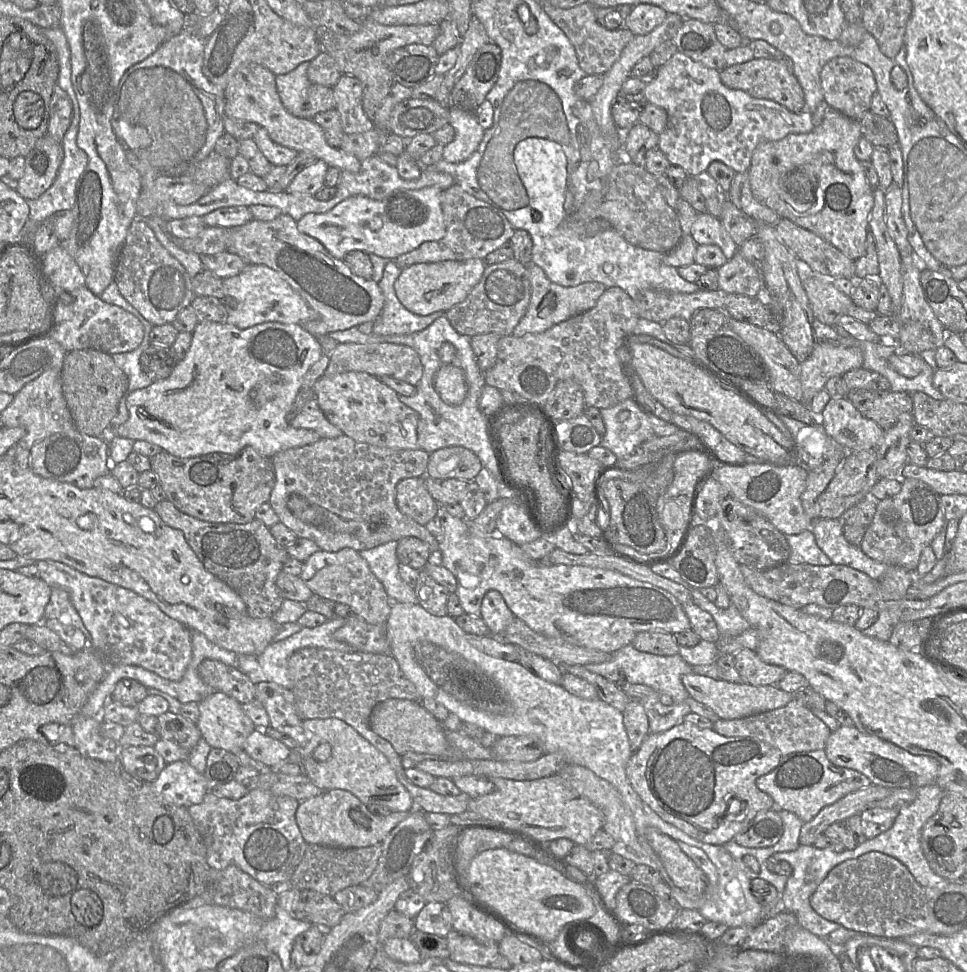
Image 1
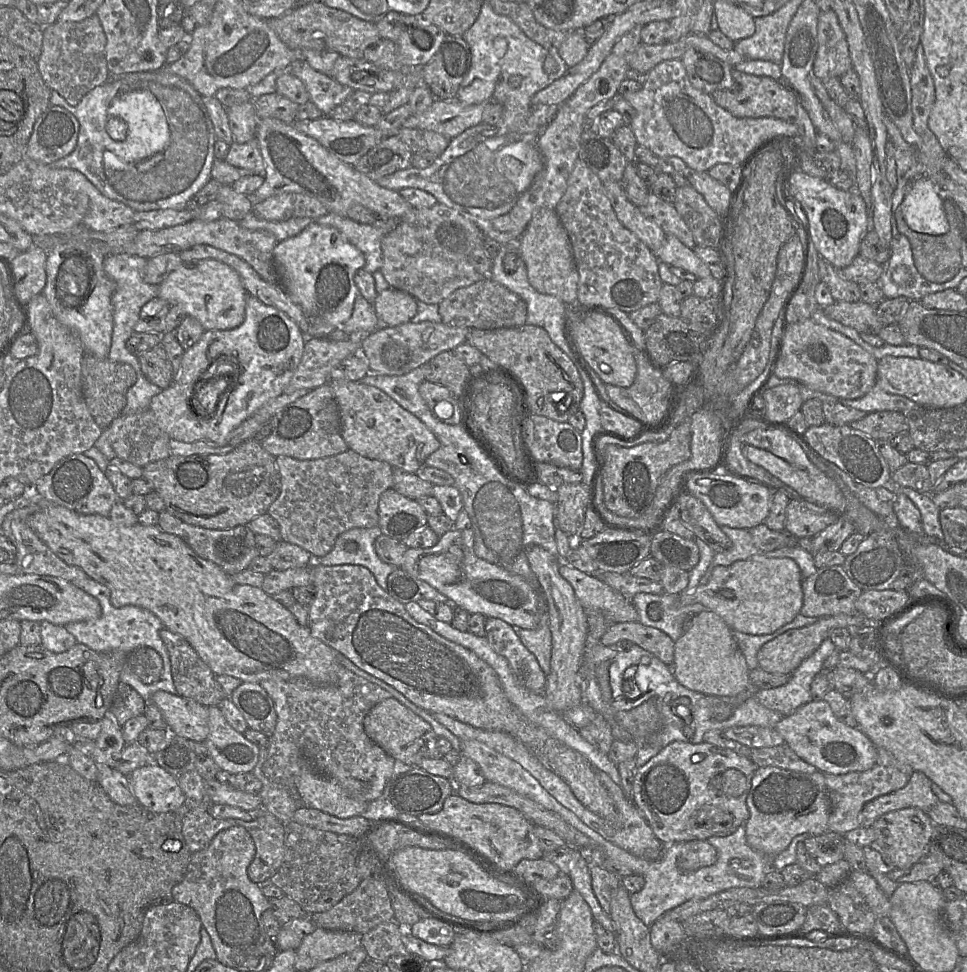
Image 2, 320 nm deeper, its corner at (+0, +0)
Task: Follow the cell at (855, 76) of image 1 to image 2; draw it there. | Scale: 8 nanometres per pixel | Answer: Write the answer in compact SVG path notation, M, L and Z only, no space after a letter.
M833 10L821 11L817 25L818 51L813 64L813 74L820 80L840 78L852 68L845 34Z

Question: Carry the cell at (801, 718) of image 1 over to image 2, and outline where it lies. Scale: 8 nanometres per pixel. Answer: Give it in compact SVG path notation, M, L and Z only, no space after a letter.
M786 743L773 747L751 748L750 758L757 768L775 766L803 773L812 773L817 770L801 759Z

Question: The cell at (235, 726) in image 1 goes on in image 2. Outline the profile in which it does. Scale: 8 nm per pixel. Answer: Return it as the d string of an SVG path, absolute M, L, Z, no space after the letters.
M165 691L154 693L148 703L158 707L170 734L196 742L203 742L208 737L210 730L206 706Z

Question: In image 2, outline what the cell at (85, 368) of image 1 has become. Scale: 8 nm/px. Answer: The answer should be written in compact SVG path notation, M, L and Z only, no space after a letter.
M85 352L81 361L82 393L91 416L100 428L106 429L121 414L126 405L127 391L136 380L136 371L130 364Z

